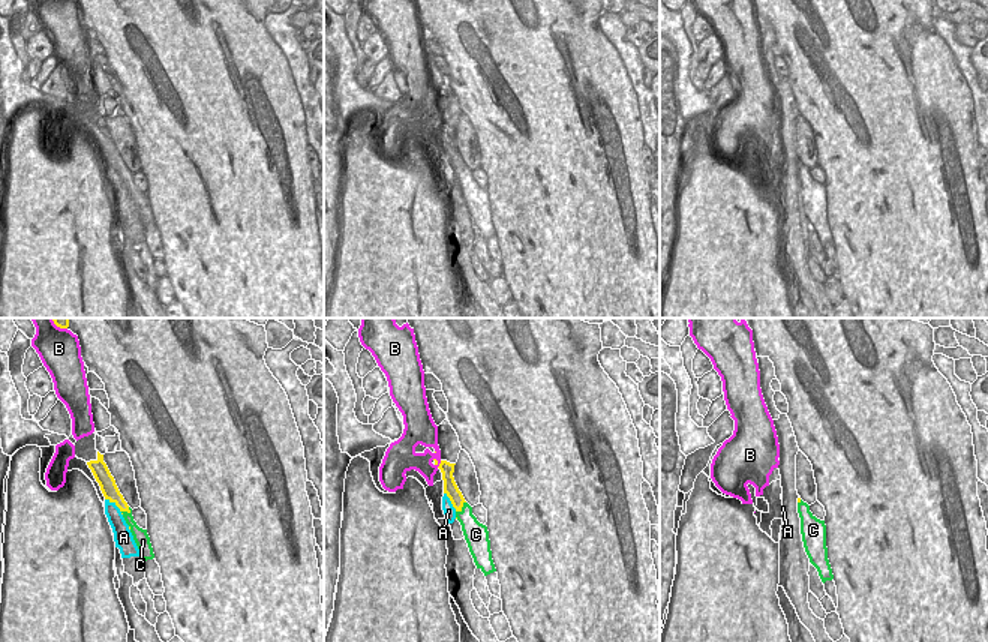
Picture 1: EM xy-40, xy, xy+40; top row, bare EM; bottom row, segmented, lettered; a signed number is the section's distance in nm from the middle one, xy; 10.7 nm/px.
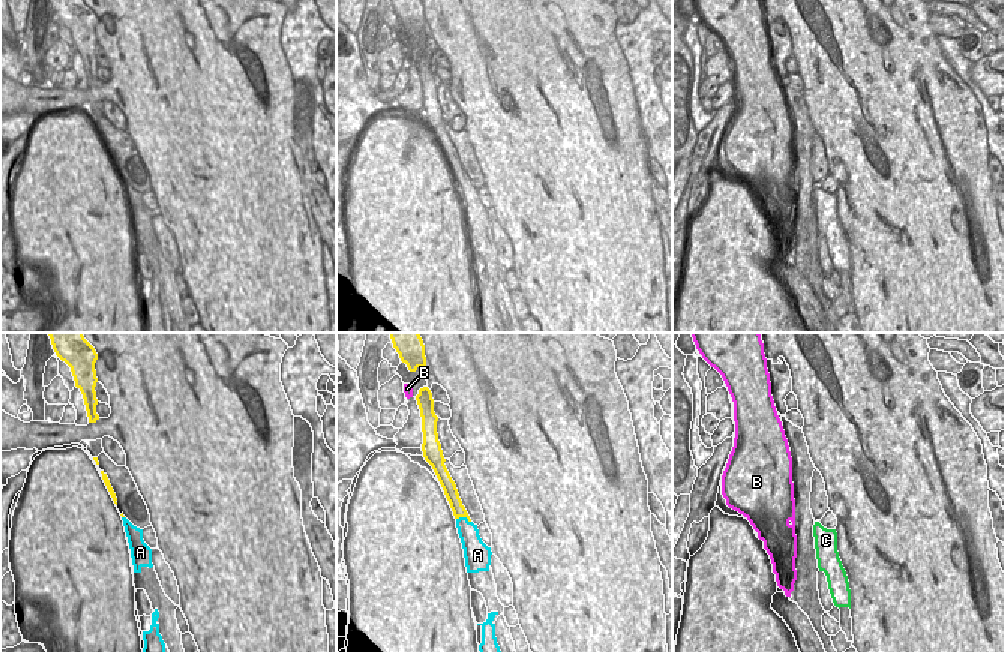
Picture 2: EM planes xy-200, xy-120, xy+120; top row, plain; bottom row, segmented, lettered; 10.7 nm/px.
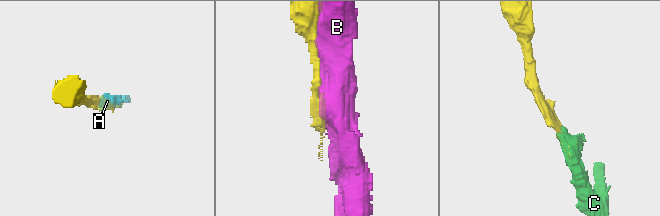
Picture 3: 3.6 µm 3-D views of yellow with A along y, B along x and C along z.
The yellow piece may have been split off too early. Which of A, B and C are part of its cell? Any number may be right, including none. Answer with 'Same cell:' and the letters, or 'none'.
Same cell: A

